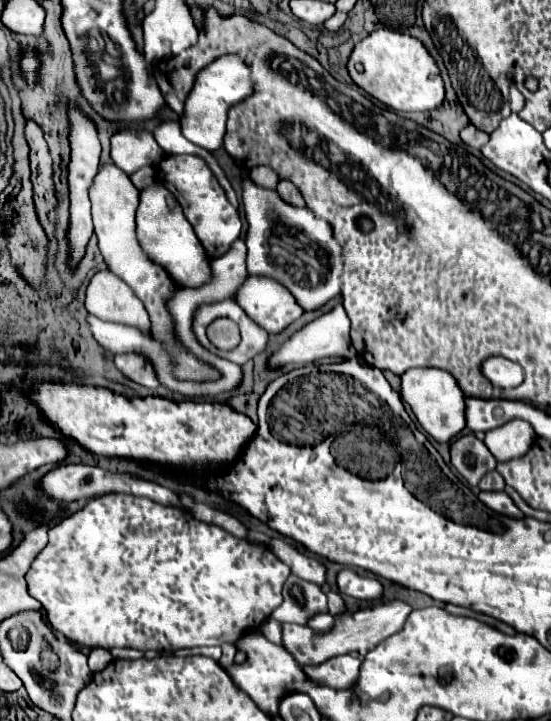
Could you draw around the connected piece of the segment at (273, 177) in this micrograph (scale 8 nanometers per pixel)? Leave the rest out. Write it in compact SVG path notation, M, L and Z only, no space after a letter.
M267 166L253 168L249 172L249 176L251 176L251 180L255 180L257 186L263 186L263 188L277 188L277 184L279 184L277 174L271 168L267 168Z

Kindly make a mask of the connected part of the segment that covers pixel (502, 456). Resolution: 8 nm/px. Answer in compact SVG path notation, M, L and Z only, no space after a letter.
M513 420L513 422L507 422L503 428L495 428L486 432L484 442L497 461L505 462L525 456L525 452L529 452L531 444L535 442L535 432L527 422Z

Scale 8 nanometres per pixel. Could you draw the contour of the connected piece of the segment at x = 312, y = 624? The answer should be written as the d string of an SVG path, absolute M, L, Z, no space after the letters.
M321 612L309 620L309 628L313 628L315 632L327 632L333 628L333 624L335 624L335 618L325 612Z

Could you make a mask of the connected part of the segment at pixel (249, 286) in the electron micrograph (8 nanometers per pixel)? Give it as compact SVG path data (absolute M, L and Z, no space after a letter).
M249 274L237 288L233 300L269 334L279 334L303 314L303 308L295 302L289 290L269 276Z

